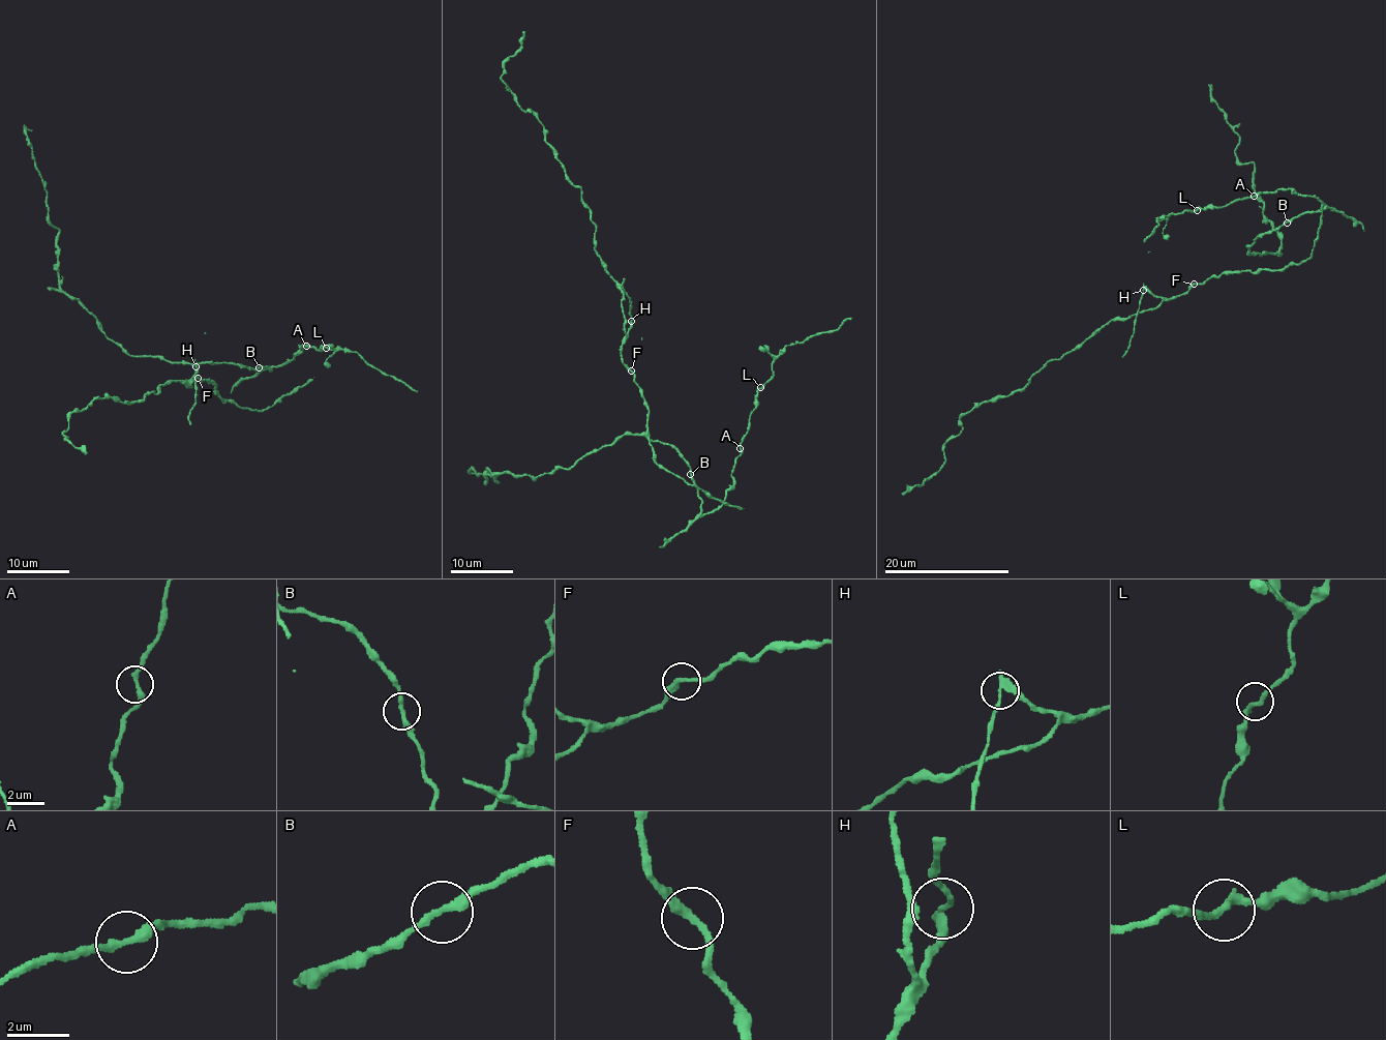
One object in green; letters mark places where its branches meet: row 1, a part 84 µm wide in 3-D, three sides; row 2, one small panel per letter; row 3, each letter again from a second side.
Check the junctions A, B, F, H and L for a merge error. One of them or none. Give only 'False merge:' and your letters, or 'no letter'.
False merge: H

